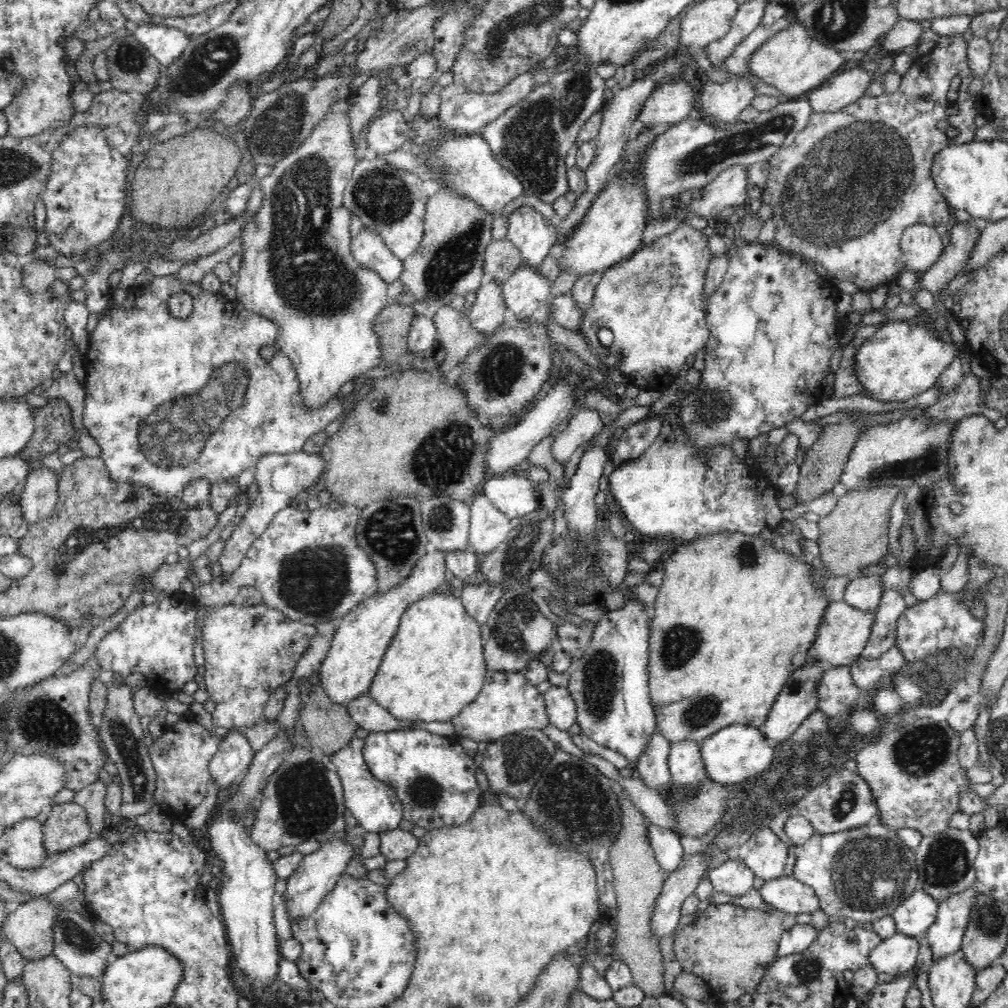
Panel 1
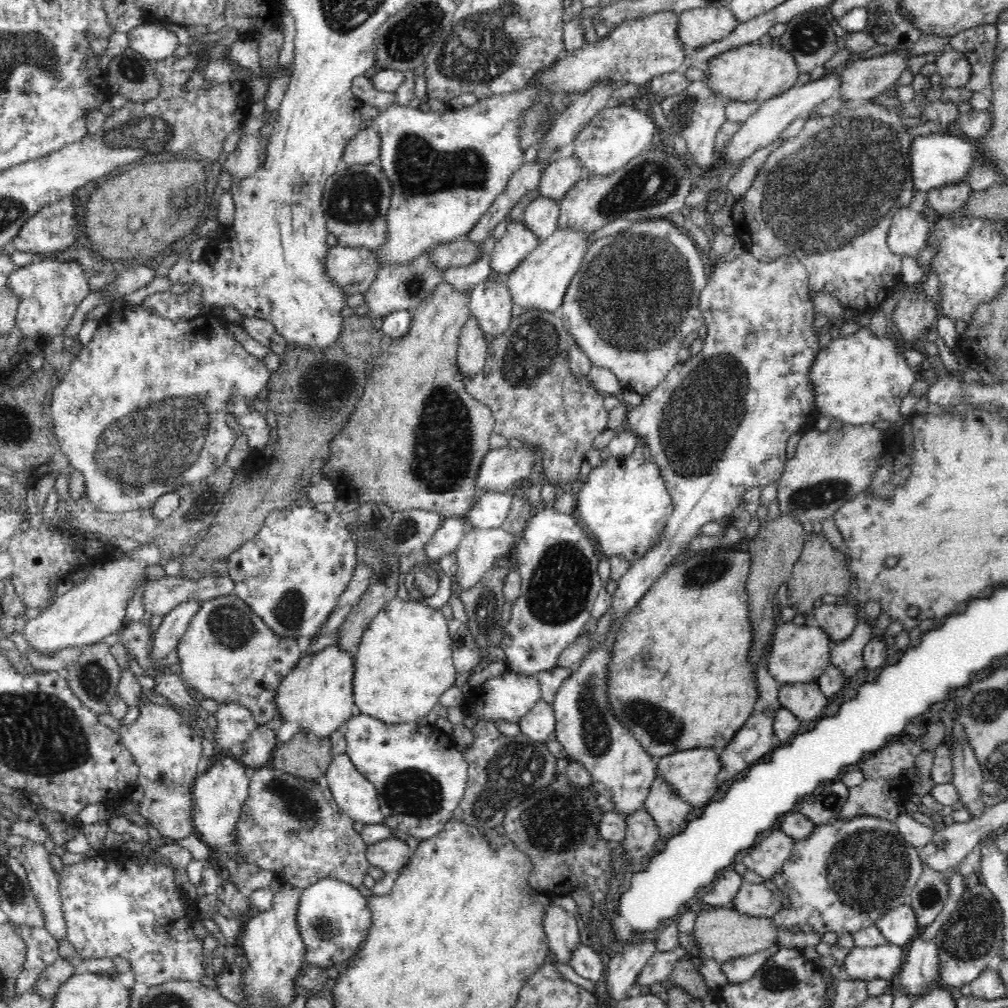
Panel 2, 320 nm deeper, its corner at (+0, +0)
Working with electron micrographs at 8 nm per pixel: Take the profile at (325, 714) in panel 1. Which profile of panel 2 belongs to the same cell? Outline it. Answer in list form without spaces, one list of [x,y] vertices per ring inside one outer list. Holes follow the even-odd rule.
[[[299,730],[288,742],[278,743],[268,765],[304,779],[324,778],[332,759],[331,735],[318,737]]]

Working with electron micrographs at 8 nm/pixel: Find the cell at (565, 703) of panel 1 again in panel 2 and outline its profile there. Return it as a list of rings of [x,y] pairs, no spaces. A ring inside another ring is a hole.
[[[541,698],[518,724],[521,732],[528,735],[532,740],[546,741],[556,728],[553,703],[548,703],[548,701],[544,701],[544,698]]]

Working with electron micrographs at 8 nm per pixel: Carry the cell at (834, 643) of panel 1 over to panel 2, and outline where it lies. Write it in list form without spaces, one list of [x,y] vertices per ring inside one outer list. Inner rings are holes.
[[[798,618],[780,623],[774,633],[767,665],[769,674],[778,682],[791,685],[817,681],[831,665],[830,654],[834,644],[832,644],[831,634],[825,628],[805,626],[801,618]]]

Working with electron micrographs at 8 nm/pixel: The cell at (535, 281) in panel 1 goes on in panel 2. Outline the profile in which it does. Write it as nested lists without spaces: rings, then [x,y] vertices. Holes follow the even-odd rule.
[[[490,277],[486,282],[474,287],[469,298],[470,315],[478,317],[484,333],[497,336],[502,334],[512,322],[512,308],[514,308],[514,295],[506,282],[496,282]]]

